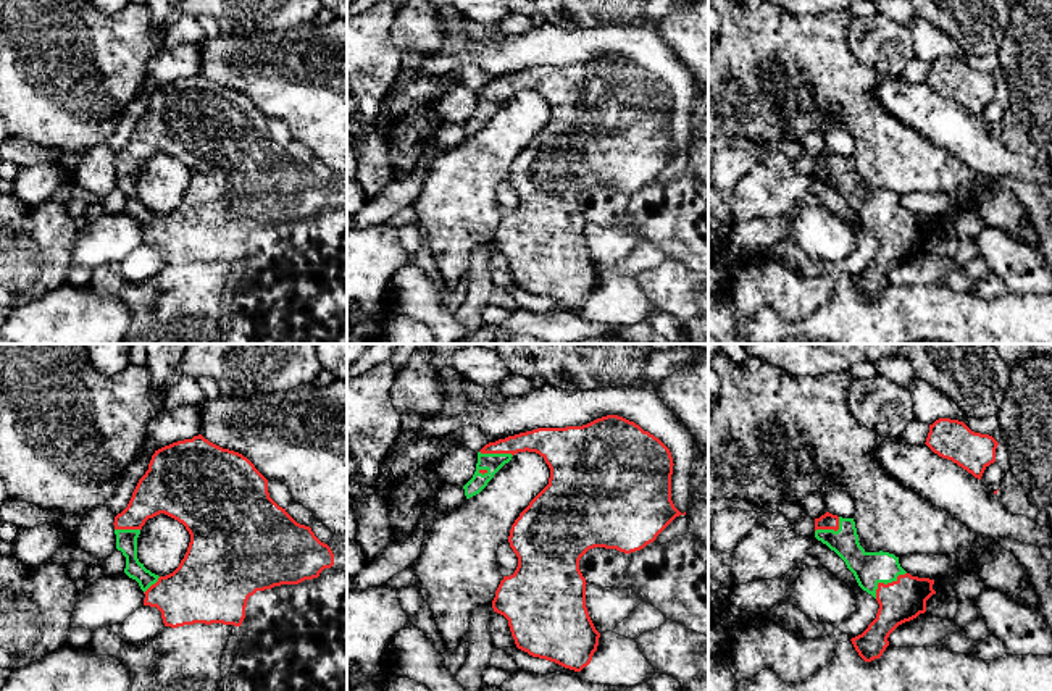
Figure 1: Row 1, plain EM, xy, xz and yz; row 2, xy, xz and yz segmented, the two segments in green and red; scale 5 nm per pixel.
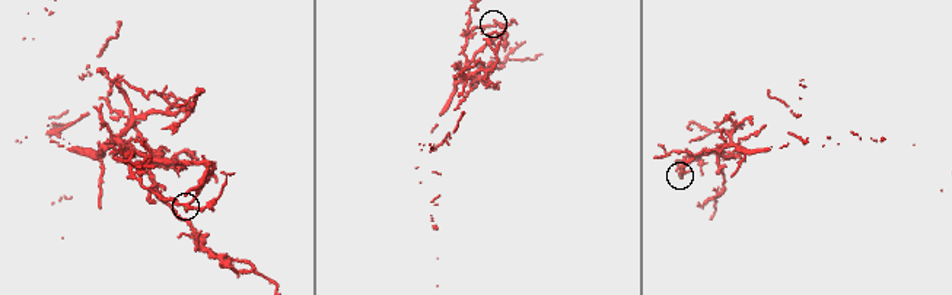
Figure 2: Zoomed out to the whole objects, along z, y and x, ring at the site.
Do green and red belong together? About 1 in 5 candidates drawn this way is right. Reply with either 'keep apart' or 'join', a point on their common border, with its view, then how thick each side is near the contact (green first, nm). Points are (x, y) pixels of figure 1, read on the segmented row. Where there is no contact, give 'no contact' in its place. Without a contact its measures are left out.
join; contact yz (885, 583); calibres 160 and 220 nm

